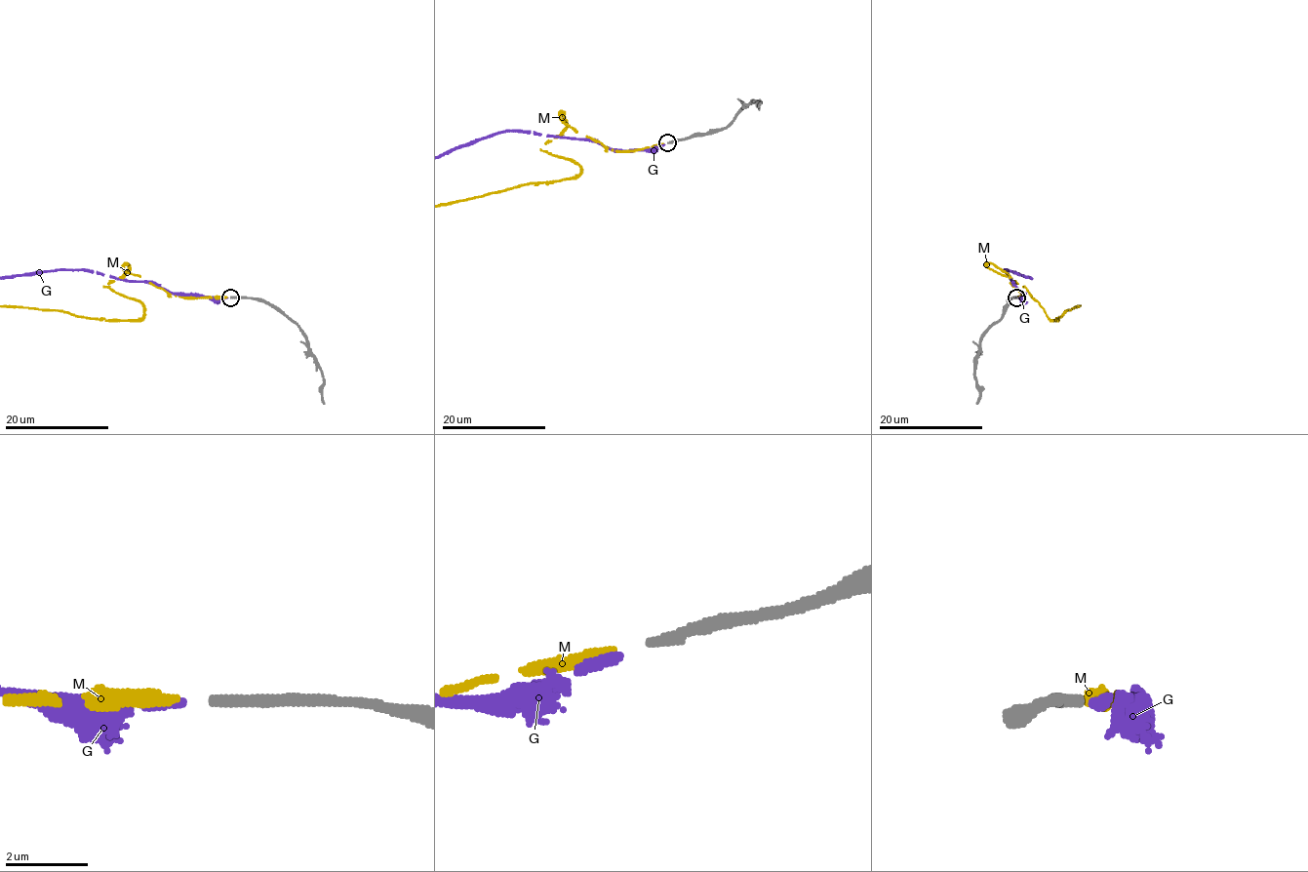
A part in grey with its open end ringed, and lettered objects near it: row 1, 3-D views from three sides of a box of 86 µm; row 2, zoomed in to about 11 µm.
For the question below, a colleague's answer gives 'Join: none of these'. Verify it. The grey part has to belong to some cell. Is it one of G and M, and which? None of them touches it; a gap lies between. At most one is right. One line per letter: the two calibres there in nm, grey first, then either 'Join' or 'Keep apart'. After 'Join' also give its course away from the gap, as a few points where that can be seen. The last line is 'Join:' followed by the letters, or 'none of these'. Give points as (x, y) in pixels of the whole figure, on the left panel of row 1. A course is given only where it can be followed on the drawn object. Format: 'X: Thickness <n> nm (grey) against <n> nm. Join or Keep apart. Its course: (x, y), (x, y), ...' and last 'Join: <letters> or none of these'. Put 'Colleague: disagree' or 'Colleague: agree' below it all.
G: Thickness 280 nm (grey) against 280 nm. Join
M: Thickness 280 nm (grey) against 240 nm. Keep apart
Join: G
Colleague: disagree

